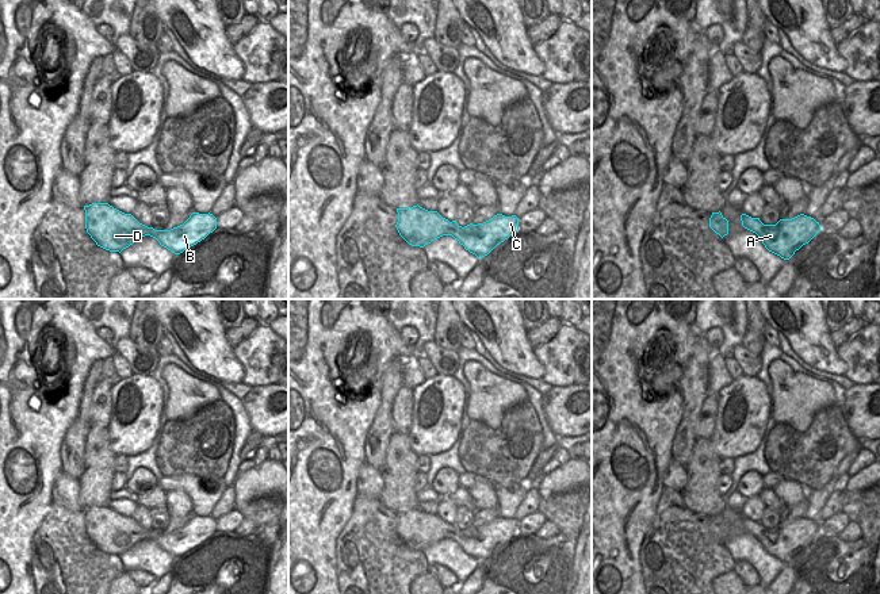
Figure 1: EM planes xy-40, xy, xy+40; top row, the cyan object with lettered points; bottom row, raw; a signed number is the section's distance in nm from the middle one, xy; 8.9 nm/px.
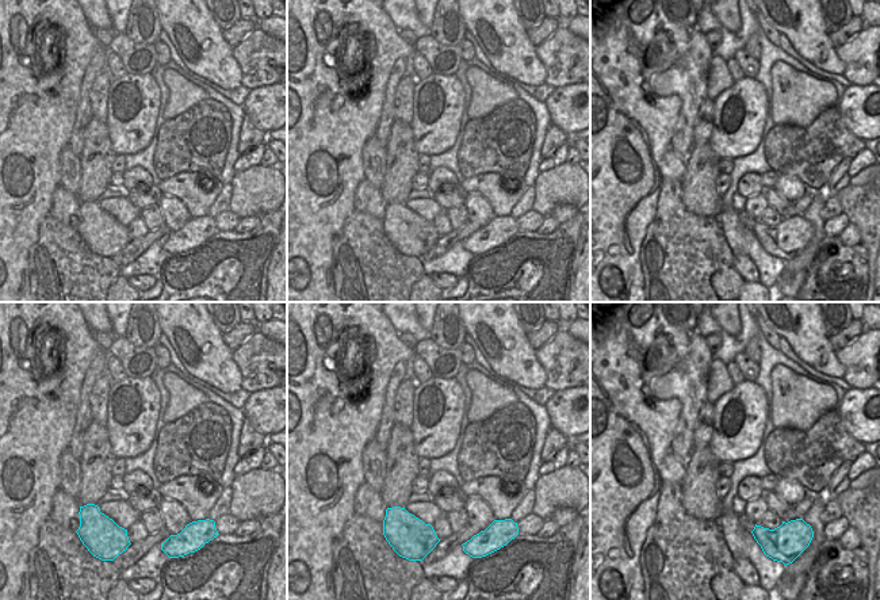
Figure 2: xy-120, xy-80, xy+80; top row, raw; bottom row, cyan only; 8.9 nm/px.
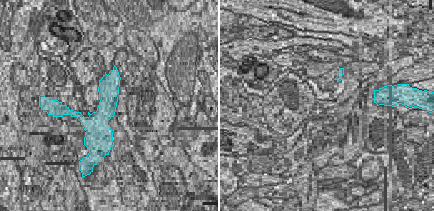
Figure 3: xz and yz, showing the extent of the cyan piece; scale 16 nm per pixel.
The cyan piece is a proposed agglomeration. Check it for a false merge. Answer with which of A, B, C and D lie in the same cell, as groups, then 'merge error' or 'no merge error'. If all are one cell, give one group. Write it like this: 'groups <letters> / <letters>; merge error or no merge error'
groups A B C D; no merge error

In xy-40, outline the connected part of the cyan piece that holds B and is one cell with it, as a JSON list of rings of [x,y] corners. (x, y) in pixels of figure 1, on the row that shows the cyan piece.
[[[92,203],[84,206],[85,229],[97,246],[110,252],[122,252],[137,239],[150,235],[161,246],[175,254],[204,239],[217,229],[217,218],[213,214],[192,212],[180,226],[171,230],[154,230],[139,223],[131,214],[125,214],[108,203]]]

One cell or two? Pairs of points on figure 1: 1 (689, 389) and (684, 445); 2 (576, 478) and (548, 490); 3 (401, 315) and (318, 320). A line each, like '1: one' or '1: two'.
1: one
2: one
3: two

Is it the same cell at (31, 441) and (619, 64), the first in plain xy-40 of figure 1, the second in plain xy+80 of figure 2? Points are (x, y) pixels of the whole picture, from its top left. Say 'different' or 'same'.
same

